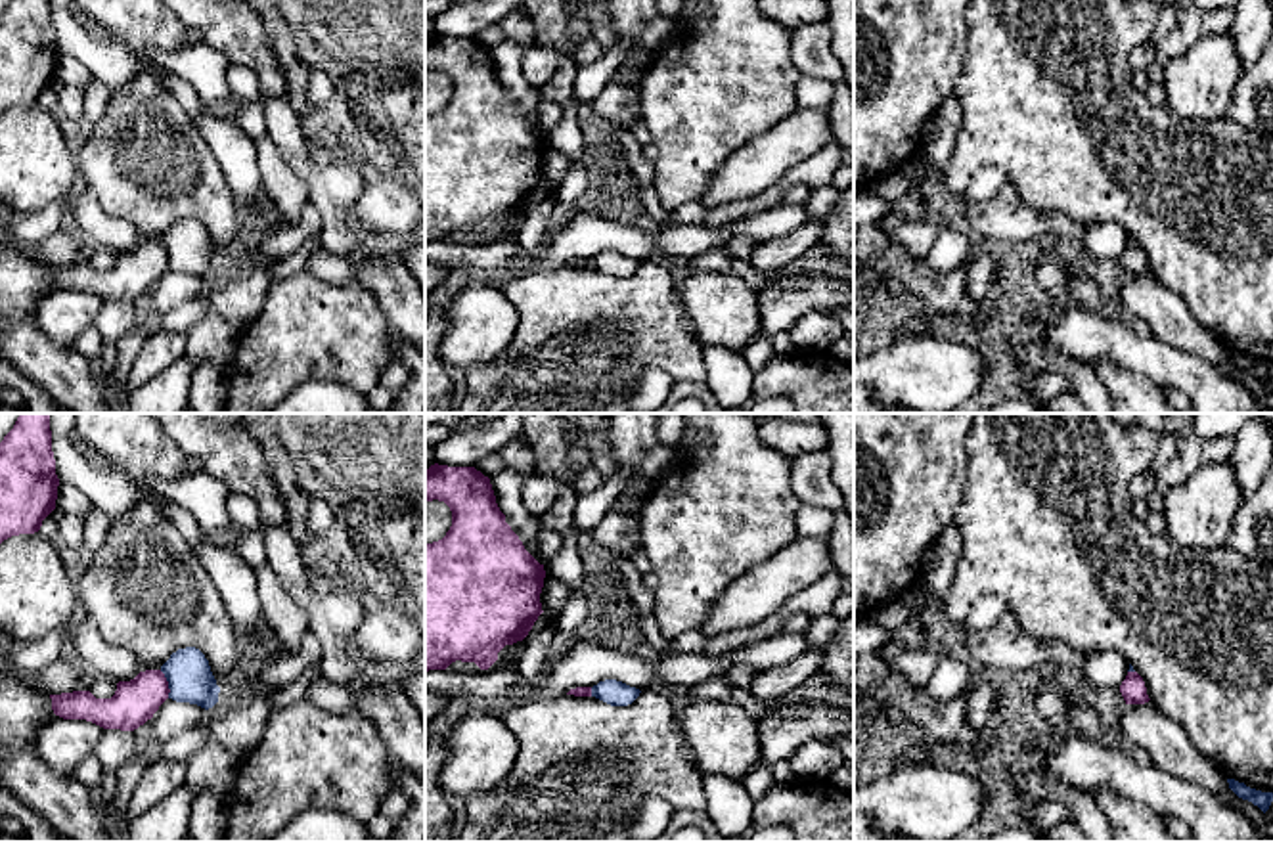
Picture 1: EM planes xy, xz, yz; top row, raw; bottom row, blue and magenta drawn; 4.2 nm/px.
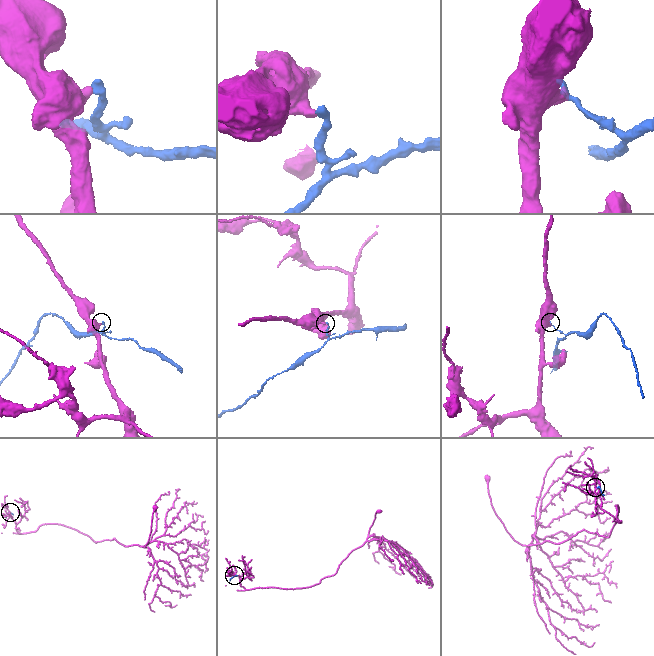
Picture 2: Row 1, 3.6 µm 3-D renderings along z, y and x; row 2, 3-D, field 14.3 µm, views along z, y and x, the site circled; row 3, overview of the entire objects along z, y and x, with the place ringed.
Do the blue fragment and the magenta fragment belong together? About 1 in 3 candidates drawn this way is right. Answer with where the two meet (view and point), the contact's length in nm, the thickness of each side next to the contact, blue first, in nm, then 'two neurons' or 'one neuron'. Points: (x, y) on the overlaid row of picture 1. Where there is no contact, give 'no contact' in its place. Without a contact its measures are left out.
meets blue in xy at (169, 684); contact 130 nm long; 190 nm thick on the blue side, 180 nm on the other; two neurons

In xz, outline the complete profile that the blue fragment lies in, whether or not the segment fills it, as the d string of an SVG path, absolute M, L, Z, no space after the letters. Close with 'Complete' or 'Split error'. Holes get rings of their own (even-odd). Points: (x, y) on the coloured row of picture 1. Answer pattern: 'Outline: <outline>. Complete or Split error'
Outline: M605 679L592 687L592 697L611 706L628 706L639 697L639 693L639 689L616 679Z. Complete

